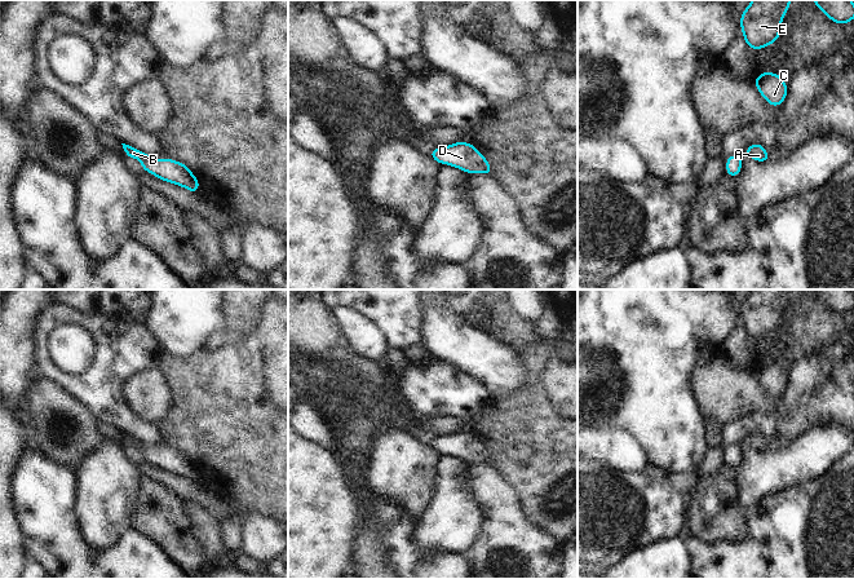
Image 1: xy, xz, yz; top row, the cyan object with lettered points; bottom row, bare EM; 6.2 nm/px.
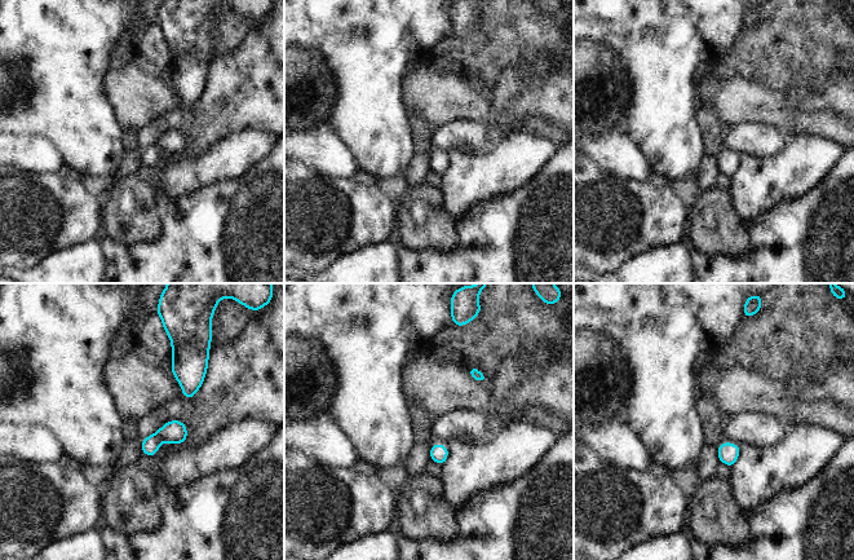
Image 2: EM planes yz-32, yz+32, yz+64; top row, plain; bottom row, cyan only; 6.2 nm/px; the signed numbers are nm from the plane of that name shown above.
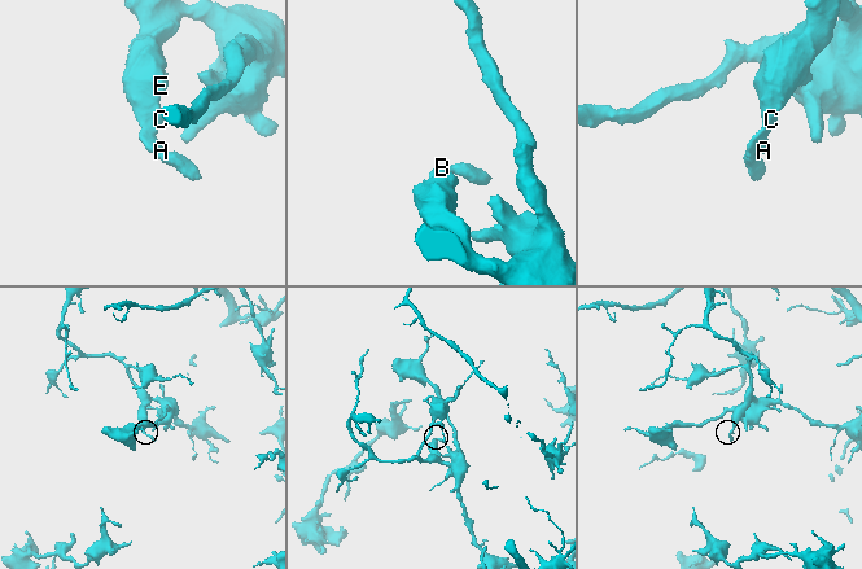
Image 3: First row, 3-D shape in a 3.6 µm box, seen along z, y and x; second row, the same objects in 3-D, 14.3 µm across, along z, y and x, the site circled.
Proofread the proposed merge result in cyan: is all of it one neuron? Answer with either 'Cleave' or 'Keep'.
Keep

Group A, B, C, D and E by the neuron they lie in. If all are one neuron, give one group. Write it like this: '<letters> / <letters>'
A B C D E

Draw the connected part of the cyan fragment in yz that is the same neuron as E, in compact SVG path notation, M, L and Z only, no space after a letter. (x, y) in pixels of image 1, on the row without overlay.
M753 290L740 306L743 327L752 339L761 339L779 328L782 306L791 290Z

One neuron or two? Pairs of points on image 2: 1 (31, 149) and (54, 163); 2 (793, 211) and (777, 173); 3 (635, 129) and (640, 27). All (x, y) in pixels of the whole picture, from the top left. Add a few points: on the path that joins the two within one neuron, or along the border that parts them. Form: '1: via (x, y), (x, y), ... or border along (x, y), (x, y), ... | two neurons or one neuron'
1: via (36, 154), (49, 161) | one neuron
2: border along (815, 185), (796, 197), (773, 204), (761, 214) | two neurons
3: via (646, 104), (646, 53) | one neuron

